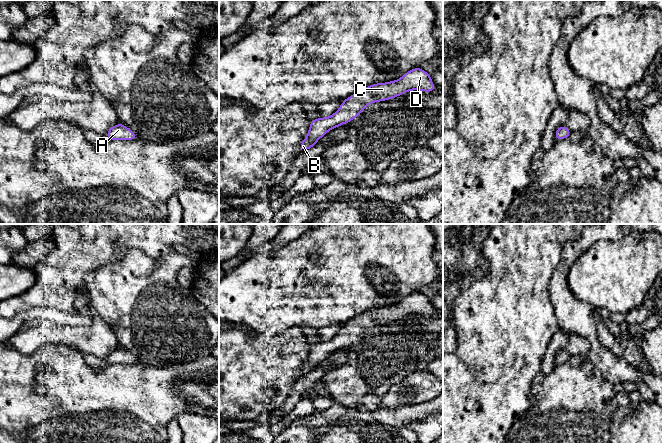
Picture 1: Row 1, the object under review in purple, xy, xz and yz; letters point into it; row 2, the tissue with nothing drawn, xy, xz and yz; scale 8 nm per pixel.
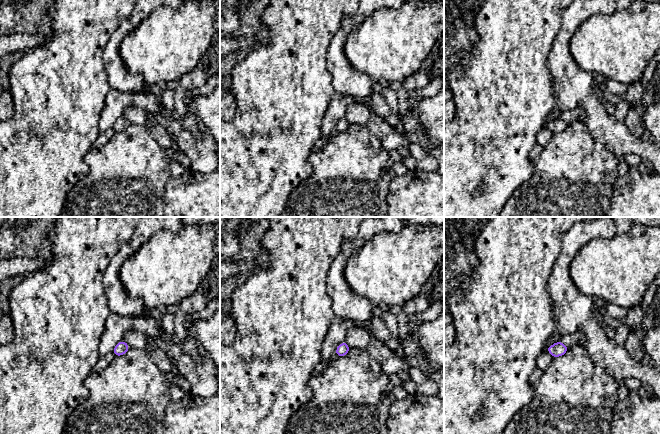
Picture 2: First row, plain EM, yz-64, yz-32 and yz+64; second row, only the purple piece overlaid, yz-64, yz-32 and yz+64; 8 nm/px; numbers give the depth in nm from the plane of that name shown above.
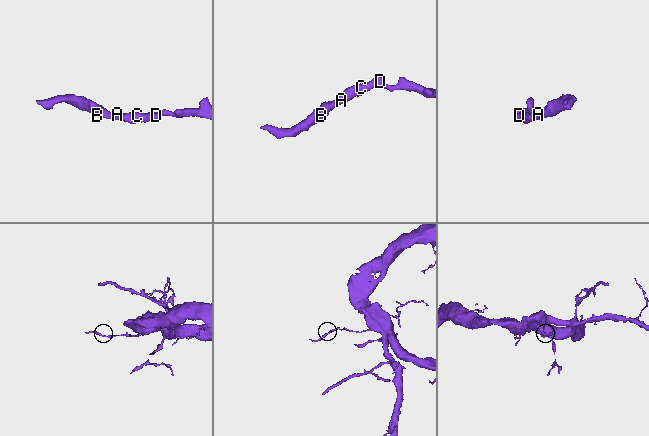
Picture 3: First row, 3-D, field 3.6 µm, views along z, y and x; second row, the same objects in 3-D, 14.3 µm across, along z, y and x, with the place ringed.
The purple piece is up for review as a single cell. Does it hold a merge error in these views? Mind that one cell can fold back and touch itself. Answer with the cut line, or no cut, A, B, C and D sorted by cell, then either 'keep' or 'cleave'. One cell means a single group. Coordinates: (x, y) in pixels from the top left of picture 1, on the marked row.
cut none; groups A B C D; keep

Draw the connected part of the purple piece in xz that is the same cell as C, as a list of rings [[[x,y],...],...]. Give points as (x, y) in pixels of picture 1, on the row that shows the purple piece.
[[[420,67],[408,71],[398,80],[370,85],[345,99],[332,116],[312,119],[308,135],[300,144],[300,149],[306,151],[312,148],[329,130],[350,122],[367,105],[392,99],[410,90],[432,92],[436,89],[430,74]]]

